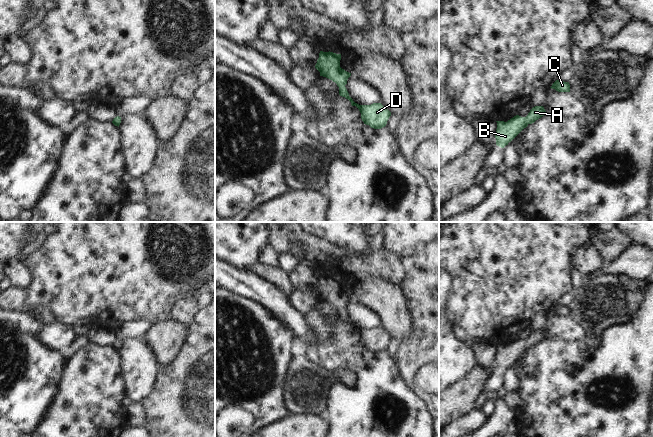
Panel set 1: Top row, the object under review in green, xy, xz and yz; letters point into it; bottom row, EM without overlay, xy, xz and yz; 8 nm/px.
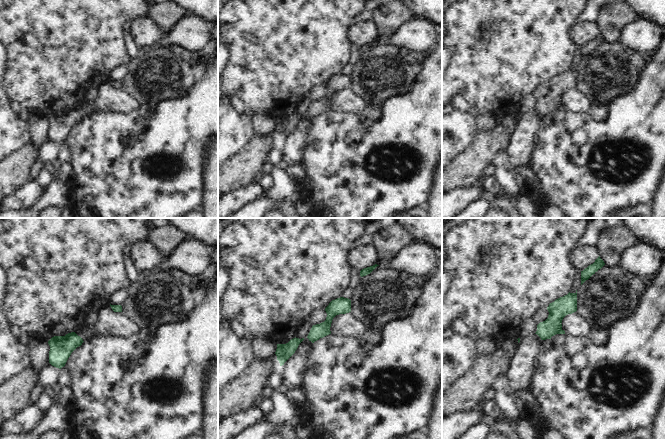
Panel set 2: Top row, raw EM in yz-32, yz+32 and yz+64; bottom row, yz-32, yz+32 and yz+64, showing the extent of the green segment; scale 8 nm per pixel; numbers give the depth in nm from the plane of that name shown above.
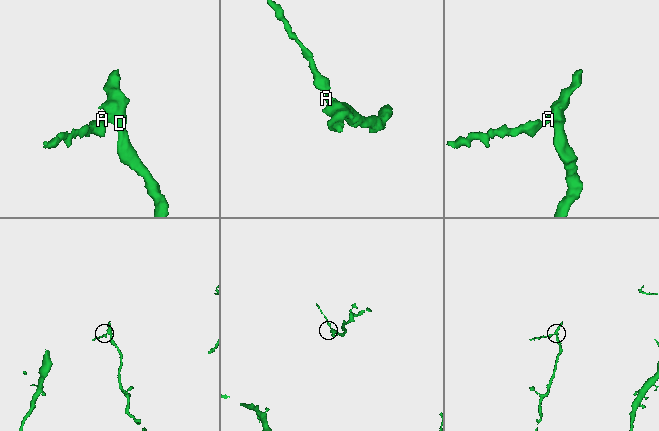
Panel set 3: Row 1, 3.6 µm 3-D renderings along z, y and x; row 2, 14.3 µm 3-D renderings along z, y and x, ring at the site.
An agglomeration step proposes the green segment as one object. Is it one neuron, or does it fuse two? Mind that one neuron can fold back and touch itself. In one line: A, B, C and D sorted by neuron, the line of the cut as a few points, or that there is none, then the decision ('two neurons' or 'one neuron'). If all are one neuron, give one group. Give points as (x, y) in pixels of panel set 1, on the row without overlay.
A B C D; no cut; one neuron

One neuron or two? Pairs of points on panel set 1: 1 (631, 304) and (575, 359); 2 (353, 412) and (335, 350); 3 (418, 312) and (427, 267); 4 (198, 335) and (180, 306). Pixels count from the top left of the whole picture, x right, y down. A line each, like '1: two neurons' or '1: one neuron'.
1: two neurons
2: one neuron
3: one neuron
4: two neurons

